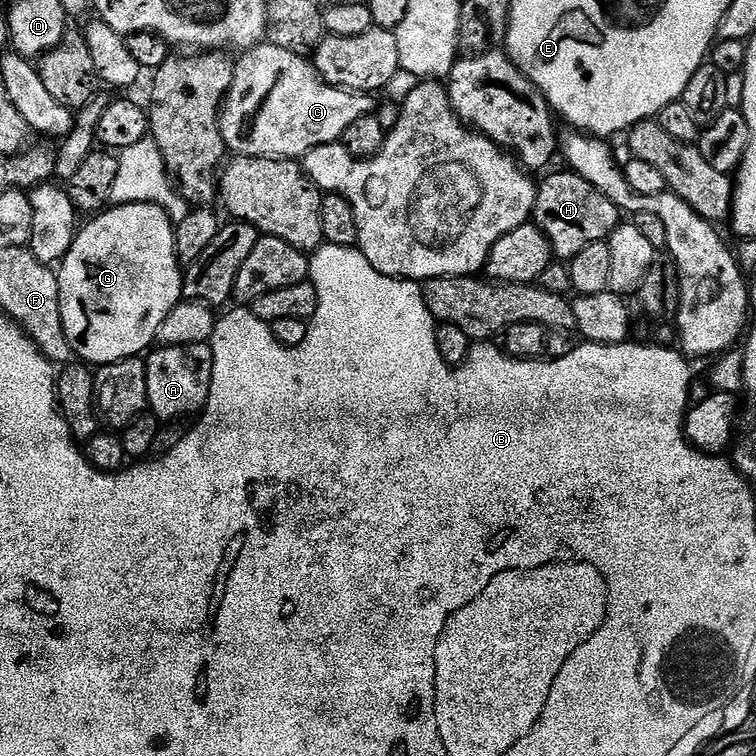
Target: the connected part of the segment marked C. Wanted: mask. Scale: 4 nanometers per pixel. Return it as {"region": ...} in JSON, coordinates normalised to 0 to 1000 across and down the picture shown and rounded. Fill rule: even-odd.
{"region":[[[345,56],[337,63],[327,65],[319,79],[311,81],[312,97],[296,140],[291,144],[291,171],[296,194],[312,206],[335,206],[358,212],[392,212],[399,209],[411,196],[427,190],[443,190],[474,156],[495,148],[493,128],[480,122],[462,122],[459,116],[444,116],[433,111],[403,75],[384,66]]]}

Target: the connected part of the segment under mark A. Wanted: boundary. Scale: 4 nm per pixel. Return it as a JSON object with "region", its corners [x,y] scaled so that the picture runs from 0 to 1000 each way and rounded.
{"region":[[[274,454],[218,455],[197,464],[193,471],[193,516],[200,549],[213,558],[238,558],[245,554],[242,550],[258,552],[269,545],[278,521],[282,489],[280,462]]]}

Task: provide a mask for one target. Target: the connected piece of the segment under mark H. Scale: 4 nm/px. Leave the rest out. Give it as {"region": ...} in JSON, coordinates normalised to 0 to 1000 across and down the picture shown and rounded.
{"region":[[[726,226],[718,239],[713,239],[704,291],[722,310],[730,321],[730,337],[746,347],[755,347],[775,325],[803,315],[823,295],[823,282],[802,257],[796,257],[775,235],[763,228]]]}

